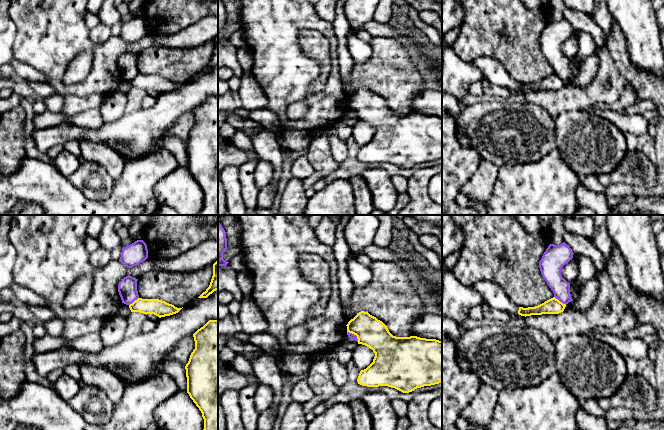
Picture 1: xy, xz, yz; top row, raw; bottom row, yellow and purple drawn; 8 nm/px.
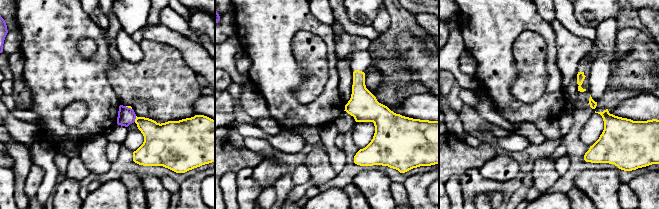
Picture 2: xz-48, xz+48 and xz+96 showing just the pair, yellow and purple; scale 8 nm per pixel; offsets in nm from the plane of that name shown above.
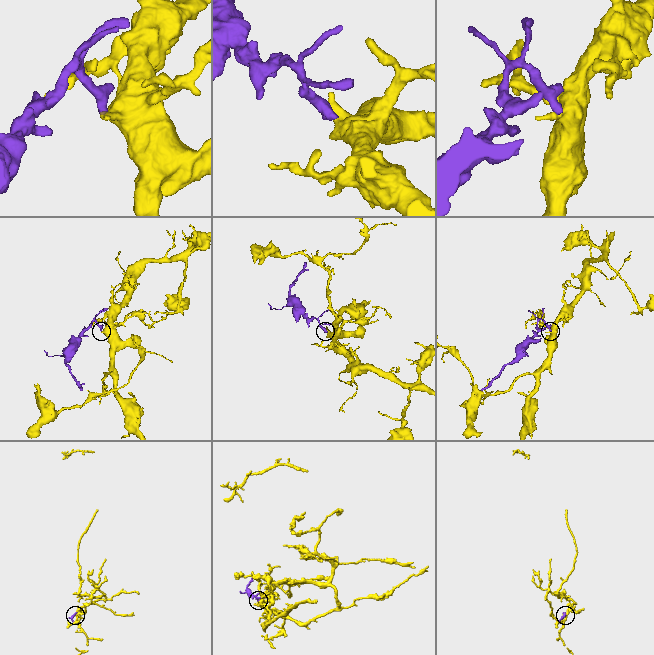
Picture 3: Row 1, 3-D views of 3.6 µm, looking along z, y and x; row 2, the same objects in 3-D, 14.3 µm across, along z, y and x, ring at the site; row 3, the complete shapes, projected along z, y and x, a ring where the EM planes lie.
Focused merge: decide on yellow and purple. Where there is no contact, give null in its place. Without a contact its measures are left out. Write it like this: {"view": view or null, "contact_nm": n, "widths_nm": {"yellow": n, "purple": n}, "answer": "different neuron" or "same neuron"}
{"view": "yz", "contact_nm": 120, "widths_nm": {"yellow": 130, "purple": 160}, "answer": "different neuron"}

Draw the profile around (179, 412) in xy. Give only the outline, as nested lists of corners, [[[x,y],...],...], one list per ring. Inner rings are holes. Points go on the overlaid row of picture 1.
[[[178,390],[161,403],[154,412],[160,429],[166,430],[203,430],[202,413],[189,394]]]

